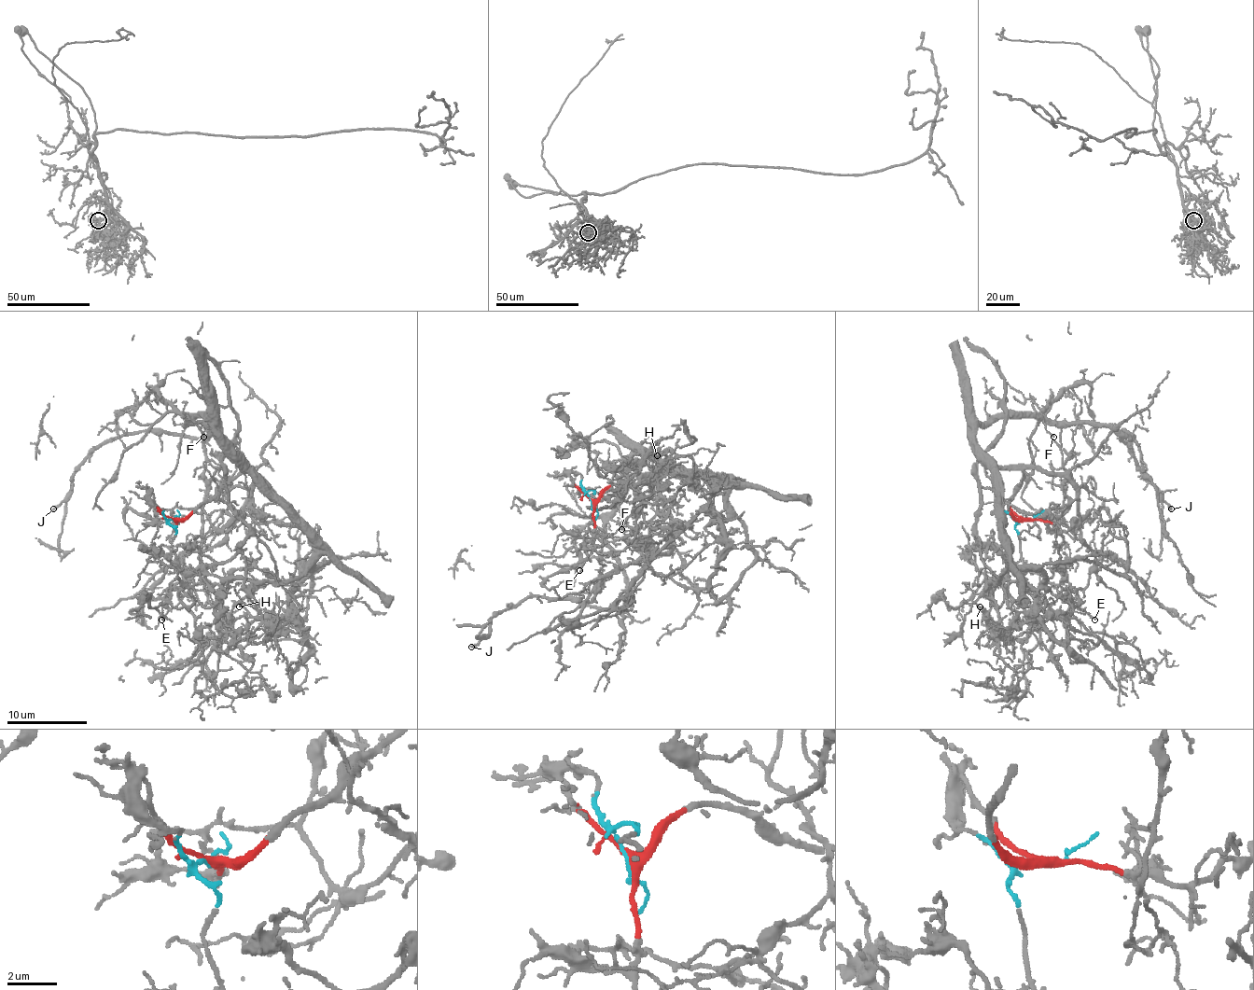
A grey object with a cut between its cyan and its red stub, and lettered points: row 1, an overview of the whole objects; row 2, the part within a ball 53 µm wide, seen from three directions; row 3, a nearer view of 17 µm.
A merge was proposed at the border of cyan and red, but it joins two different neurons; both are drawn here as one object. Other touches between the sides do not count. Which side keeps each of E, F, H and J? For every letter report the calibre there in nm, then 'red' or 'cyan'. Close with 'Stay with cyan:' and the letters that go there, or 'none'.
E: 110 nm | cyan
F: 130 nm | red
H: 70 nm | cyan
J: 220 nm | red
Stay with cyan: E, H

